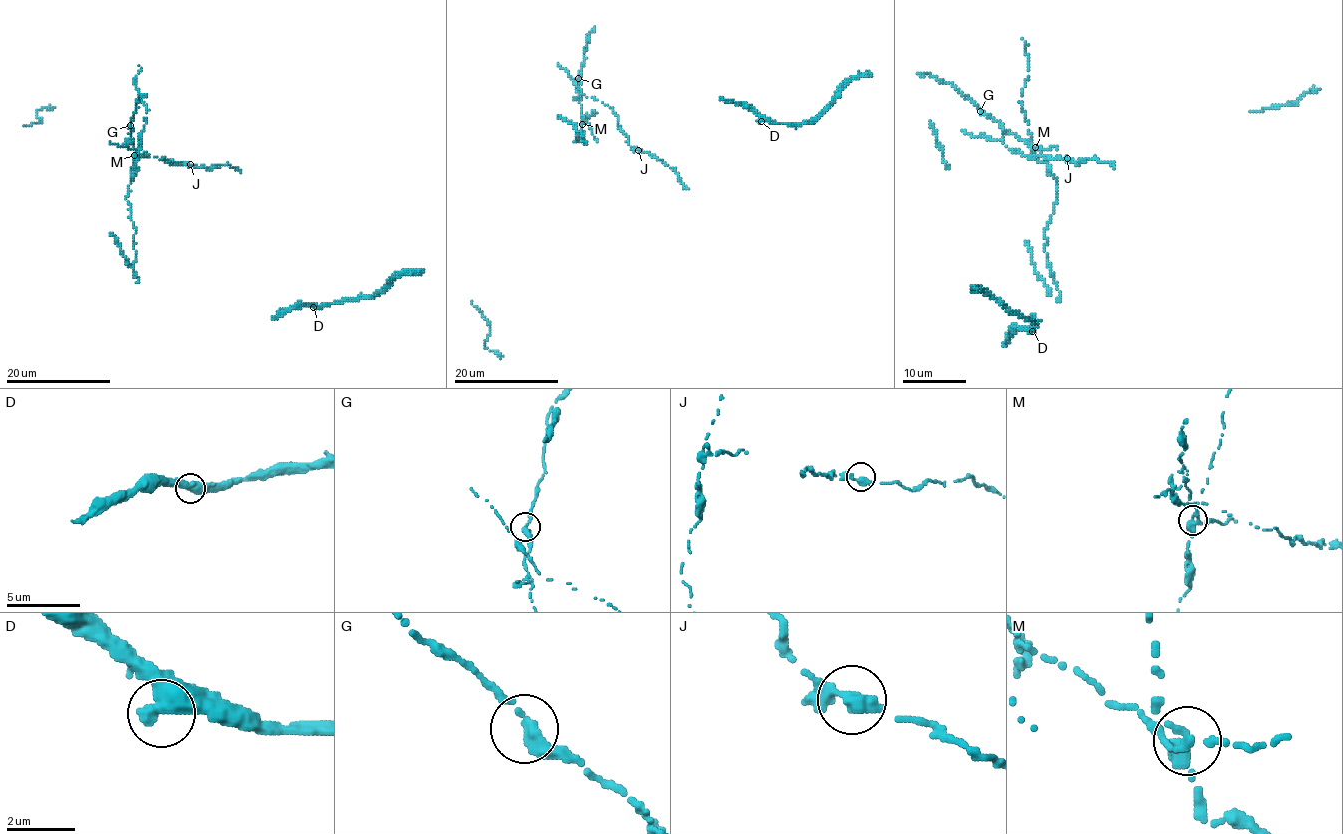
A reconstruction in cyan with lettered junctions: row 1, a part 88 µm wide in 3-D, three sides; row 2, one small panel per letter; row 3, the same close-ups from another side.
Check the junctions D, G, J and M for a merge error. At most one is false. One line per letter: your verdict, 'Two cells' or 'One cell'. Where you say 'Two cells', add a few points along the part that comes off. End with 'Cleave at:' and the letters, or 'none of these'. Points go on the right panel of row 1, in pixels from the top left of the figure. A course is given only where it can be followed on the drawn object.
D: One cell
G: One cell
J: One cell
M: Two cells. Course of the part to remove: (1035, 147), (1037, 160), (1054, 177), (1058, 191), (1043, 229), (1058, 302)
Cleave at: M

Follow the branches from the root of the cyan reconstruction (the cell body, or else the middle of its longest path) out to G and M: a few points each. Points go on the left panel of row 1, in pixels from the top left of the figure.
G: (138, 283), (133, 265), (135, 229), (126, 198), (133, 180), (135, 155), (130, 125)
M: (138, 283), (133, 265), (135, 229), (126, 198), (133, 180), (134, 155)

